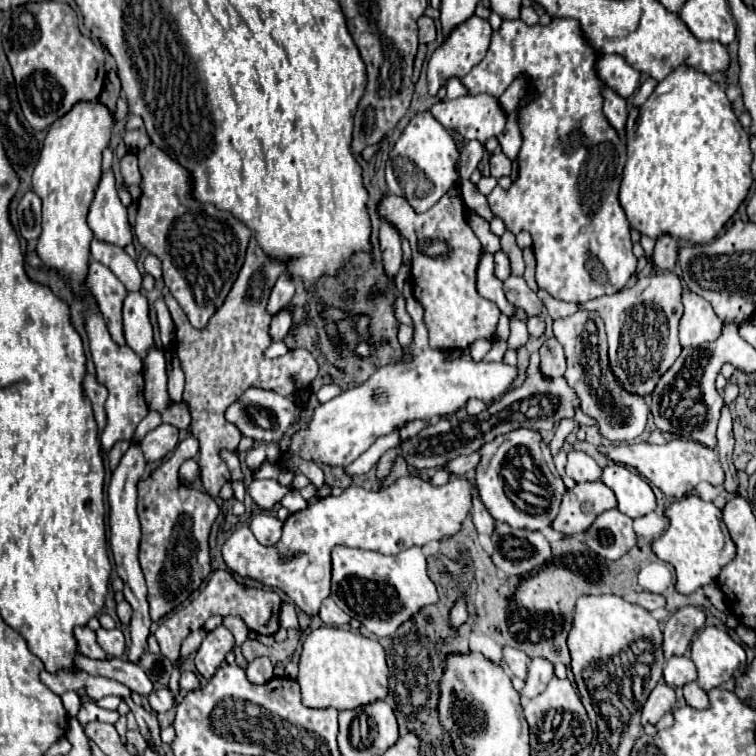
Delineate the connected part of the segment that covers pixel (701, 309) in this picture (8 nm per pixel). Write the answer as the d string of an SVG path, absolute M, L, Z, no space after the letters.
M683 291L683 317L679 321L679 341L683 347L697 347L715 341L721 335L723 323L711 303L693 291Z

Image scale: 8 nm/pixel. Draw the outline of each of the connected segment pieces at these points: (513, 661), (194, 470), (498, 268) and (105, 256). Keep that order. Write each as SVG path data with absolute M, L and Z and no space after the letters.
M503 647L503 659L505 663L511 667L511 671L519 677L519 679L525 679L527 677L527 663L529 663L529 657L515 649L515 647Z
M187 459L181 465L181 469L179 469L179 477L181 477L183 483L191 483L193 479L197 479L199 477L199 465L197 465L197 461L195 459Z
M501 251L501 253L495 253L495 275L505 281L509 275L511 275L511 267L509 267L509 257Z
M93 239L91 241L91 257L103 265L107 265L123 285L127 285L127 291L139 291L141 289L141 273L135 265L135 261L123 251L123 247Z

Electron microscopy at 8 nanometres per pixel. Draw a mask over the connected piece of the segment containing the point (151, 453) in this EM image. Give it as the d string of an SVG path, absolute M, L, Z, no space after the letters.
M161 423L157 429L145 435L145 439L141 441L141 451L145 455L145 461L153 463L163 459L167 453L171 453L177 443L179 443L179 429L173 425Z

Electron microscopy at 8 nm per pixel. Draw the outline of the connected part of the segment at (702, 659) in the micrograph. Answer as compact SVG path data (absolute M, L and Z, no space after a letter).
M703 627L691 641L691 659L699 671L699 687L709 691L727 683L735 675L745 663L745 651L727 635L727 631Z

